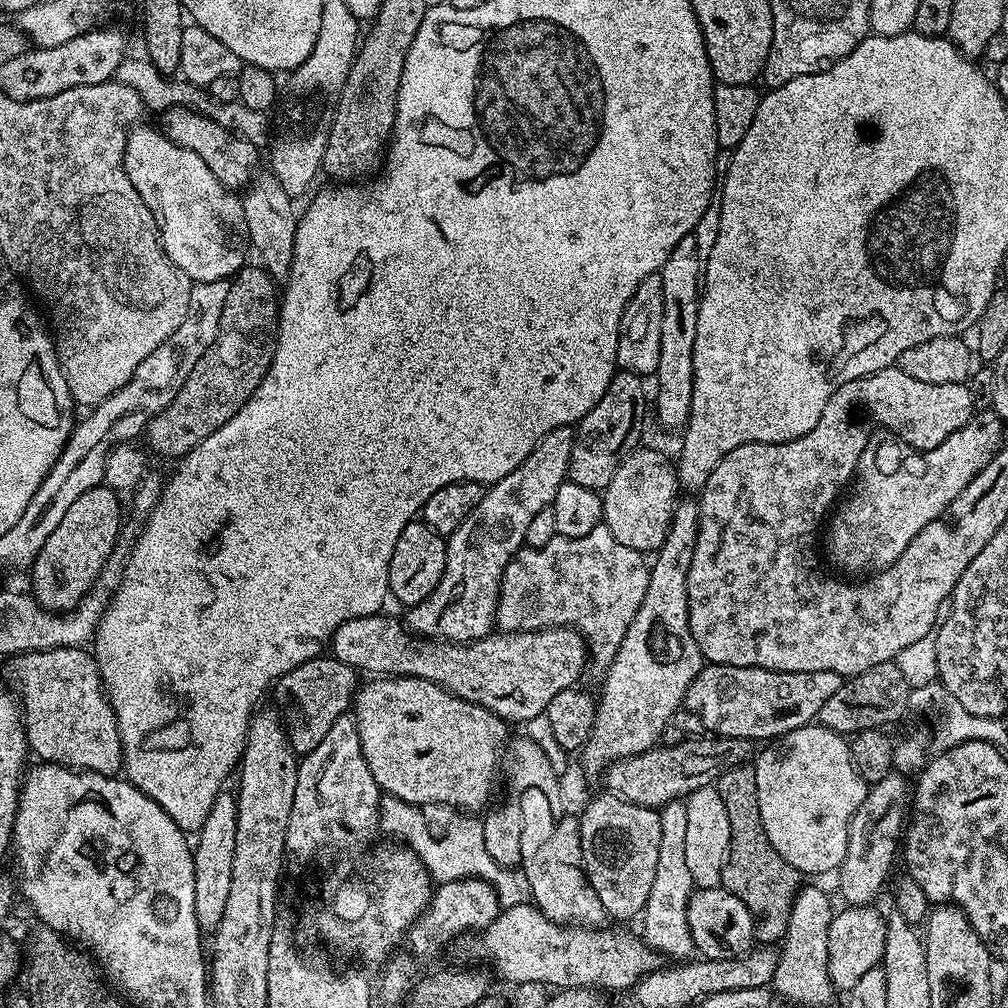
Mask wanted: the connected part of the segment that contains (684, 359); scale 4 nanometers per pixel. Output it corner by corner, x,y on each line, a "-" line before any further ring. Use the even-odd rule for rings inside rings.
689,234
670,250
670,258
660,268
662,278
662,346
658,354
656,383
656,420
664,428
683,429
688,422
690,402
694,394
694,334
698,330
699,299
702,295
702,257
698,254
695,235

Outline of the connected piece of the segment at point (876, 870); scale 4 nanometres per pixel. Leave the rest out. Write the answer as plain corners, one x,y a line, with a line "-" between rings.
893,770
878,783
869,787
862,806
852,819
846,842
846,858
838,869
840,896
848,906
868,906
884,888
892,863
898,860
898,849
902,844
902,829
906,824
906,813
910,808
910,784

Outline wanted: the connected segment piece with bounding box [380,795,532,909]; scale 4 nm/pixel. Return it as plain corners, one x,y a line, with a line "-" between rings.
385,795
380,802
380,827
385,833
388,831
397,836
400,839
397,841
415,852
433,881
445,884
462,878
478,878
492,885
500,899
501,909
529,903
532,891
524,879
523,871
500,865
486,852
483,826
475,815
452,814
444,828
444,836
432,836
432,828
420,812
423,811
417,805
402,802
396,796

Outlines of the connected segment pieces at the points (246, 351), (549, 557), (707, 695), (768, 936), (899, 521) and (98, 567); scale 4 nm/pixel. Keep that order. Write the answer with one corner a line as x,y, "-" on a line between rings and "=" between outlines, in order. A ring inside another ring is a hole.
245,266
236,273
230,283
230,294
226,294
226,306
222,306
222,318
220,319
220,332
216,340
198,358
198,366
190,370
190,378
182,382
182,390
170,402
170,406
163,408
158,415
152,417
148,422
146,435
148,444
156,452
164,456
176,456
182,458
198,442
210,438
218,426
230,422
234,414
258,390
262,378
272,361
272,351
276,348
276,330
278,327
278,288
271,276
264,271
263,267
=
603,526
582,534
582,538
554,537
541,548
520,549
500,579
500,597
496,603
495,627
500,632
540,632
543,628
575,628
584,637
584,643
590,653
590,664
600,674
608,671
612,659
618,654
642,598
646,598
648,570
650,564
645,553
630,550
622,546
614,534
=
708,664
694,678
683,707
702,718
705,729
716,736
771,742
813,723
823,704
838,694
841,683
842,678
830,670
775,672
765,668
=
741,766
726,770
718,777
714,784
722,802
726,806
726,814
730,814
730,826
732,827
732,845
726,866
720,872
720,884
730,894
742,898
746,910
756,919
757,937
765,945
772,946
783,941
786,930
790,926
790,910
794,906
796,896
802,887
802,874
766,838
764,827
762,826
762,814
758,814
758,786
756,785
756,769
752,766
=
985,410
977,411
966,426
954,430
946,442
933,448
911,448
899,438
887,438
881,444
873,443
865,448
856,464
852,493
851,488
847,493
848,501
844,505
841,503
830,516
832,525
828,528
828,552
833,562
844,572
864,572
860,574
875,574
889,568
922,529
930,526
930,522
941,519
951,509
962,490
966,490
972,479
991,462
1001,444
1005,443
1004,432
1006,426
999,416
=
107,486
91,488
77,498
66,510
62,522
54,529
54,534
46,538
46,546
36,555
30,565
32,572
31,595
45,608
63,613
74,609
81,597
87,595
103,568
107,556
114,550
120,528
121,497

